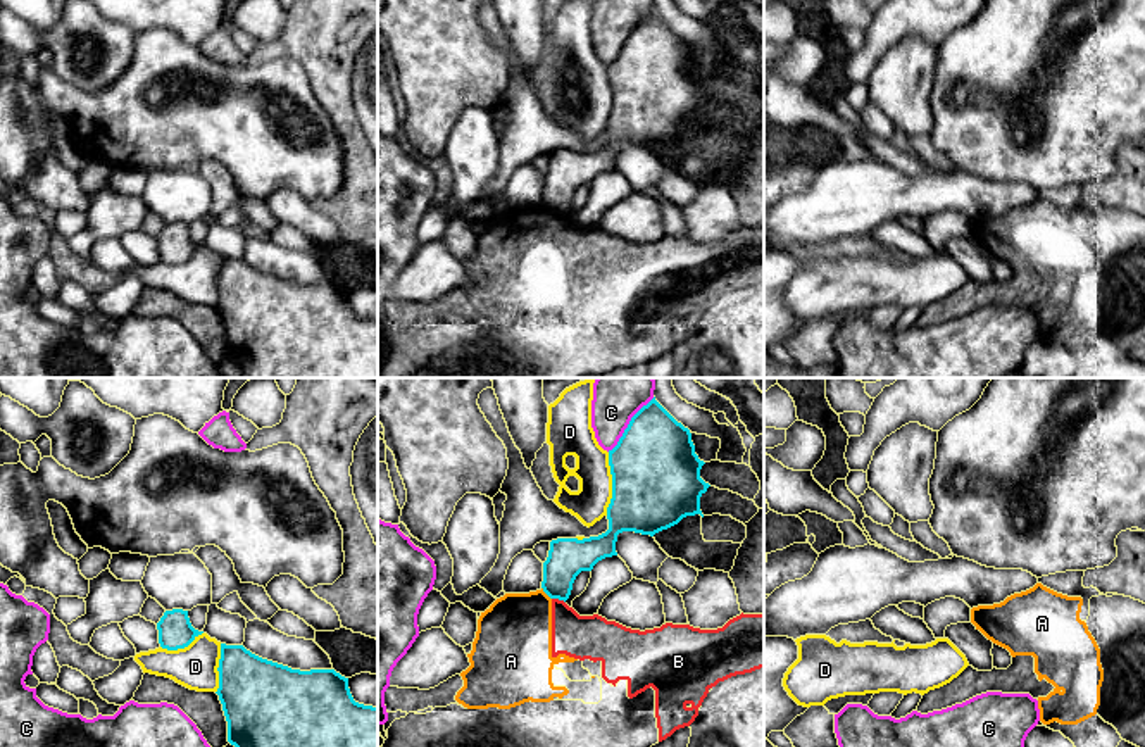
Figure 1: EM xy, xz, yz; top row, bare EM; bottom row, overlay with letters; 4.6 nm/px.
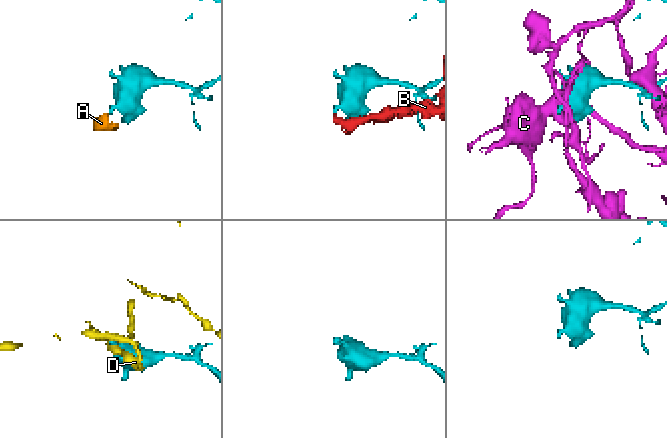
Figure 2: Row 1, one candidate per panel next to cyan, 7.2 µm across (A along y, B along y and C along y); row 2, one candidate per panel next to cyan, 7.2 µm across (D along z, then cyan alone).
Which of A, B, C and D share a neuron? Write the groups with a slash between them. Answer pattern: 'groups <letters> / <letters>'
groups A B / C / D

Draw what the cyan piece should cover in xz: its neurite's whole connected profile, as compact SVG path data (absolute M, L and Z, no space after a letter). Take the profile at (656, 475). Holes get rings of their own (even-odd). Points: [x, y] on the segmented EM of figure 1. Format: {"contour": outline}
{"contour": "M654 397L609 450L609 530L583 540L552 540L543 562L543 592L566 602L581 571L591 571L598 561L617 556L616 542L623 531L654 537L686 516L704 518L700 497L710 486L700 478L704 464L695 454L690 430Z"}

